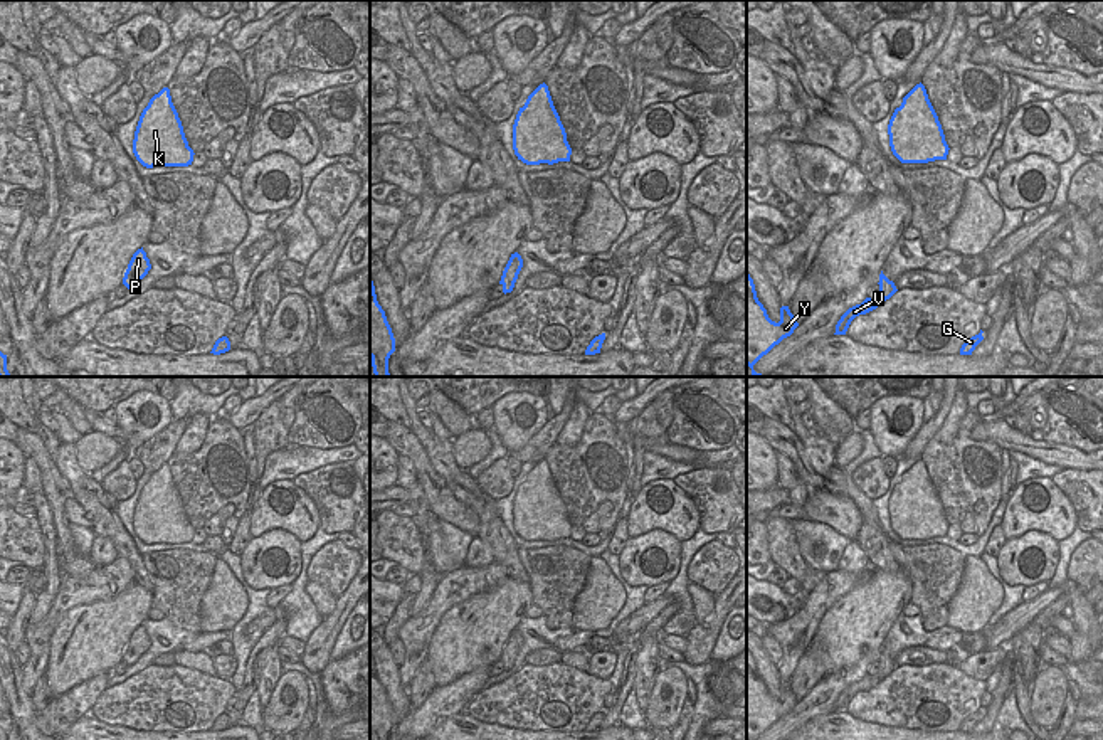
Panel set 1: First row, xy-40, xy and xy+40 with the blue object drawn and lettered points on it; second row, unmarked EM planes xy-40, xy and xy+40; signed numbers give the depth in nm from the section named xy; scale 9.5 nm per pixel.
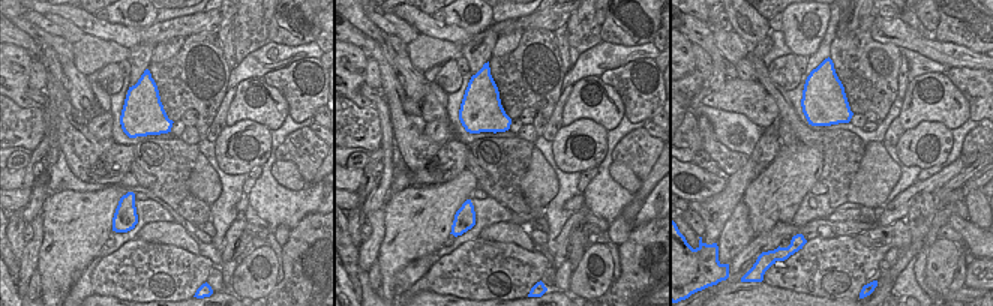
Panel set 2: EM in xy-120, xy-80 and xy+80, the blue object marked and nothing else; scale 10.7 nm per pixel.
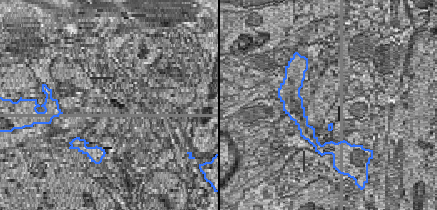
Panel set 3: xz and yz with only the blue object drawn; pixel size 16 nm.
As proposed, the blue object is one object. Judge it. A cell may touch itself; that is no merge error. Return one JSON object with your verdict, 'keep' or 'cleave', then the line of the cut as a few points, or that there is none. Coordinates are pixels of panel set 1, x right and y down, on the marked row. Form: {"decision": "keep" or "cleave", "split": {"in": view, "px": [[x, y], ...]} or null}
{"decision": "keep", "split": null}

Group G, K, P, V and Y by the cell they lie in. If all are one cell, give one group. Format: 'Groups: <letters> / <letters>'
Groups: G K P V Y.

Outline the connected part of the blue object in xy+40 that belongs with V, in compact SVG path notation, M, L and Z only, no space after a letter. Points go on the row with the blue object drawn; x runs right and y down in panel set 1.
M883 271L879 274L879 294L871 299L871 298L866 298L861 304L856 304L852 308L849 308L842 316L841 320L837 321L836 325L836 333L834 335L846 335L851 321L859 316L859 314L866 314L873 309L876 309L878 306L881 306L886 299L889 299L898 289L895 286L893 281L889 281Z

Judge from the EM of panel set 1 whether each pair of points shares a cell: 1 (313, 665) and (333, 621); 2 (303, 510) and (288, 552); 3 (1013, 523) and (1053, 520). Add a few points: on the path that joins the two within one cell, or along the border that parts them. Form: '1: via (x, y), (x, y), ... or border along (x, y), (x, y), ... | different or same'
1: via (316, 655), (327, 631) | same
2: border along (254, 537), (284, 528), (301, 542) | different
3: via (1023, 520), (1043, 520) | same

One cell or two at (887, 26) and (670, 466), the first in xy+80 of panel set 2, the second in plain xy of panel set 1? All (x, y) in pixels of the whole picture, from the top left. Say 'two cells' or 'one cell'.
two cells

